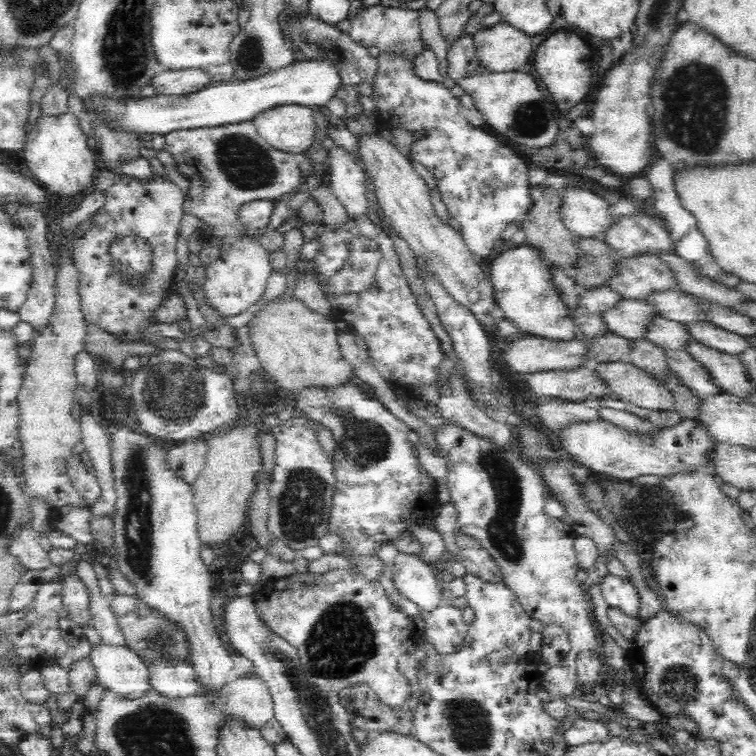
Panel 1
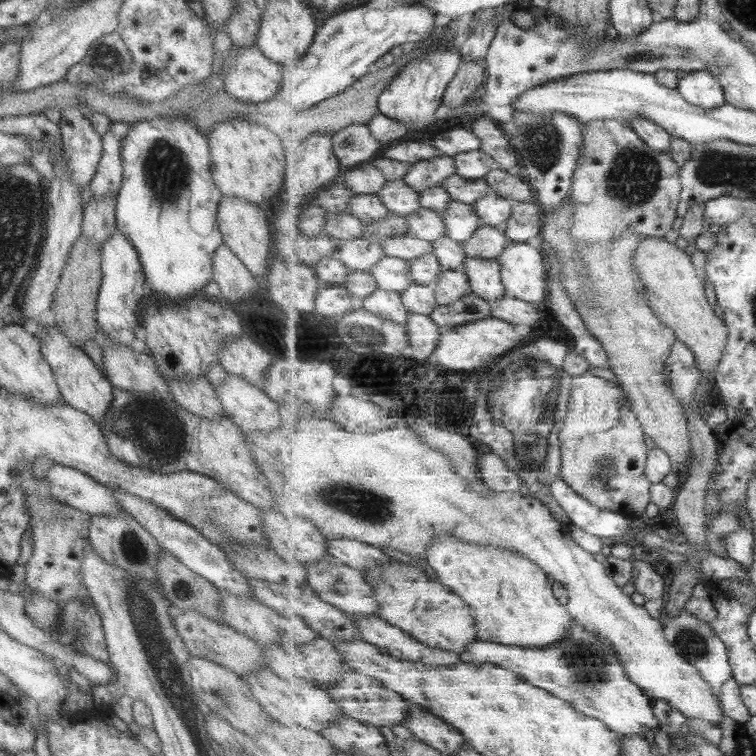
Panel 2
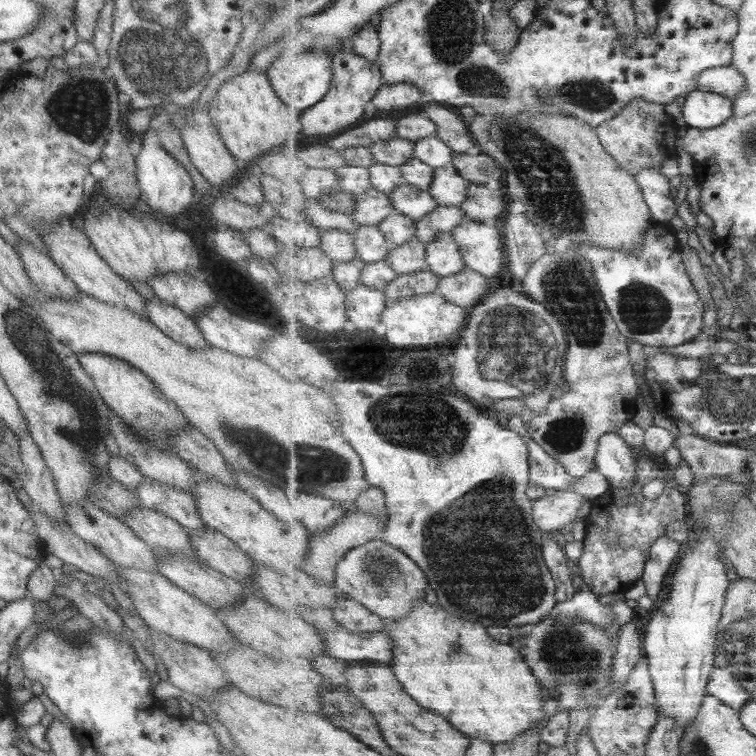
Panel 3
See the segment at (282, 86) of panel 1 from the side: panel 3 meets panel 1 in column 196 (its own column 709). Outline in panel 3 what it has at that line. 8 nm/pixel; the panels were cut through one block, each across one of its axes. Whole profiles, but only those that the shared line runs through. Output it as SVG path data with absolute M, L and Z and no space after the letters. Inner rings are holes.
M711 91L690 92L683 105L686 121L695 129L714 129L733 116L733 99Z

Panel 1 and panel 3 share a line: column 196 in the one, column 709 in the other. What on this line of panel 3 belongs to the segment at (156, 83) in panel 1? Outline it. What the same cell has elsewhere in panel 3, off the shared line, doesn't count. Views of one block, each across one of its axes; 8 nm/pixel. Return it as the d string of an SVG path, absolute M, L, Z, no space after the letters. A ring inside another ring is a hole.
M733 65L710 68L702 72L699 90L711 91L734 99L747 88L747 79Z

